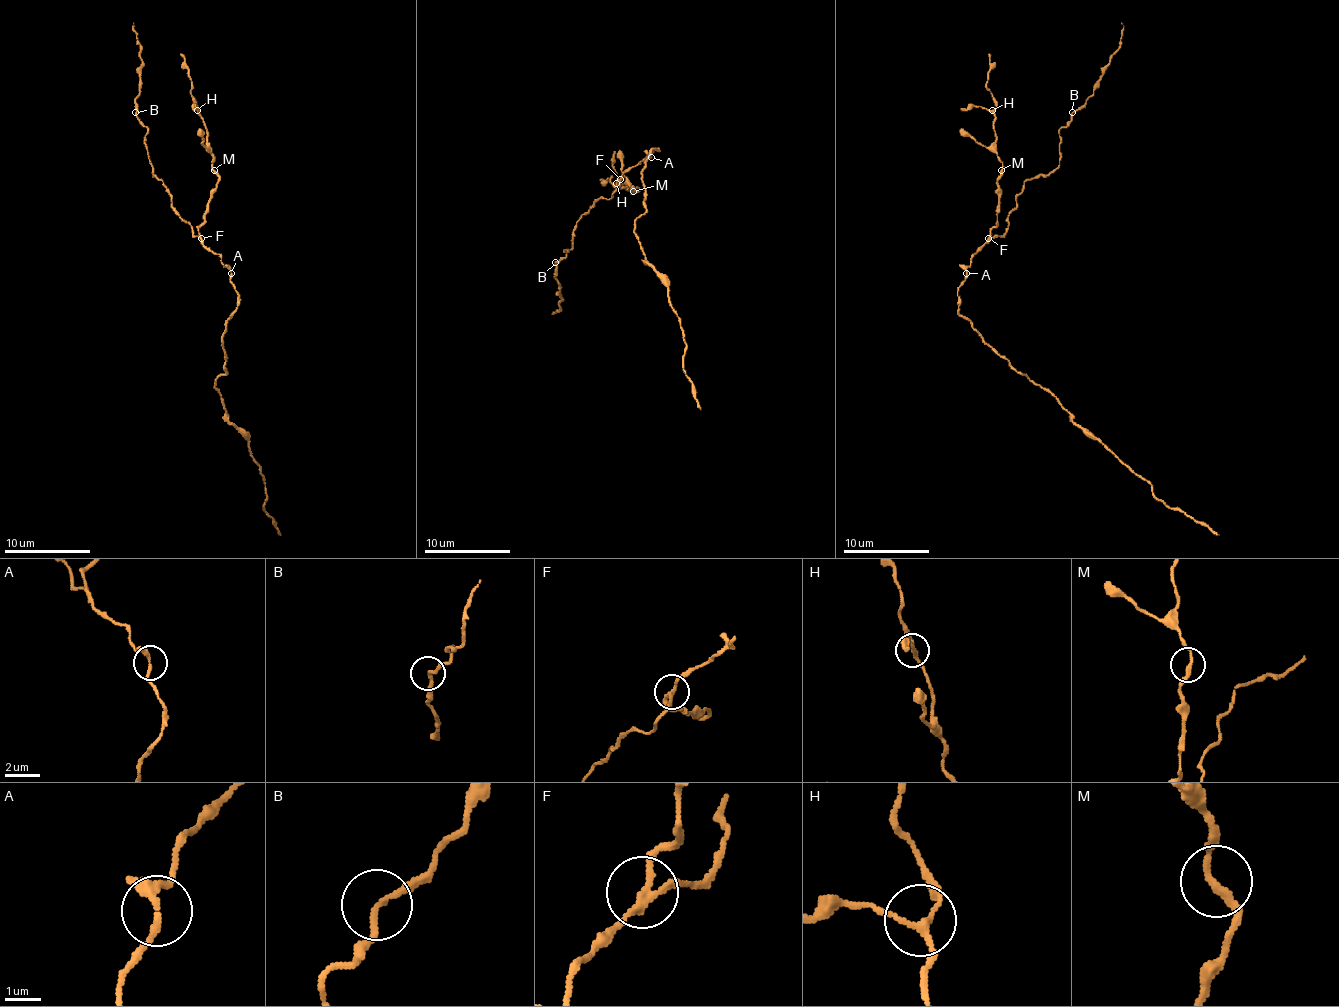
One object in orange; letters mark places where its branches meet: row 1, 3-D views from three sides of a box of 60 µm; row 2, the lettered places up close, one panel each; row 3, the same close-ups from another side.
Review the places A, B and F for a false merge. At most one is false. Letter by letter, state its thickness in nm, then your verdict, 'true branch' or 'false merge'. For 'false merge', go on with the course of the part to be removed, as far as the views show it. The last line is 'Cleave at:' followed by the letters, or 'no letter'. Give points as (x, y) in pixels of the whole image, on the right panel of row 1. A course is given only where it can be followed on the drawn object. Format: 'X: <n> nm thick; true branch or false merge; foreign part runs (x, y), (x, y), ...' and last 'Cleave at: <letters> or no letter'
A: 190 nm thick; true branch
B: 170 nm thick; true branch
F: 170 nm thick; false merge; foreign part runs (988, 238), (996, 223), (999, 176), (1003, 168), (996, 155), (994, 97), (986, 86), (990, 67), (988, 54)
Cleave at: F

